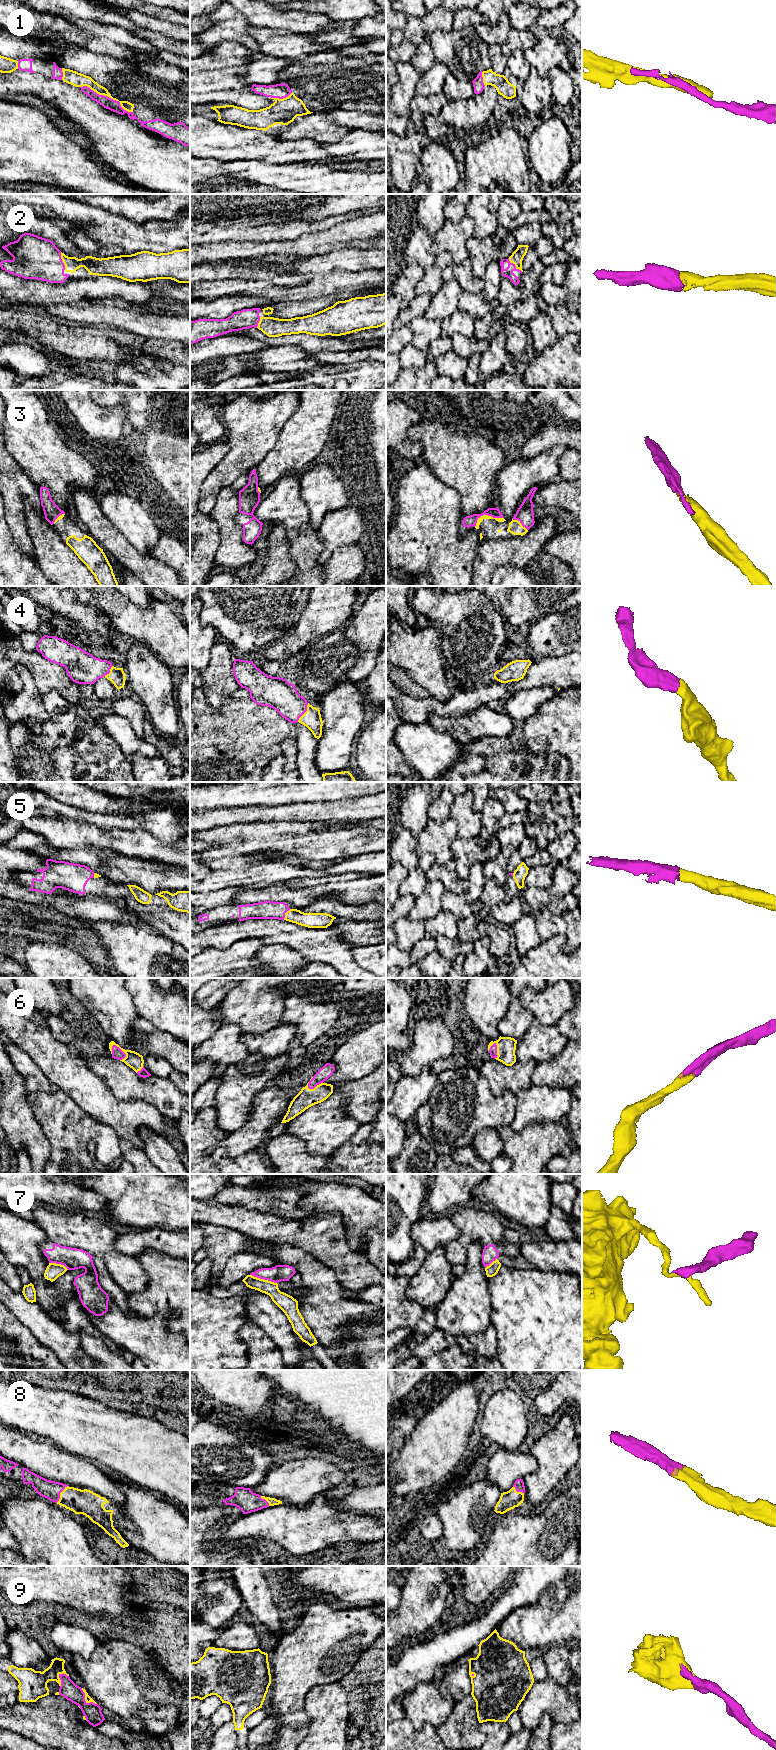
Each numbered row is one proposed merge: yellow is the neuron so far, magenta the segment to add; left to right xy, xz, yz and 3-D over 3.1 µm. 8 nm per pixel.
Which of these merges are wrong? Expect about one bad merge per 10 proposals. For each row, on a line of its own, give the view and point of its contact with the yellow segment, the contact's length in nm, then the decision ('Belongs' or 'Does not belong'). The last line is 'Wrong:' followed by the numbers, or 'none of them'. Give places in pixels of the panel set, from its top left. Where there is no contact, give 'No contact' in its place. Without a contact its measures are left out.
1: Touches yellow at xy (107, 96). Shared border 480 nm. Belongs
2: Touches yellow at yz (515, 265). Shared border 160 nm. Belongs
3: Touches yellow at yz (486, 515). Shared border 240 nm. Belongs
4: Touches yellow at xz (305, 712). Shared border 180 nm. Belongs
5: Touches yellow at xz (285, 914). Shared border 110 nm. Belongs
6: Touches yellow at xy (122, 1050). Shared border 150 nm. Belongs
7: Touches yellow at xz (263, 1279). Shared border 220 nm. Does not belong
8: Touches yellow at xy (60, 1494). Shared border 160 nm. Belongs
9: Touches yellow at xy (85, 1700). Shared border 180 nm. Belongs
Wrong: 7

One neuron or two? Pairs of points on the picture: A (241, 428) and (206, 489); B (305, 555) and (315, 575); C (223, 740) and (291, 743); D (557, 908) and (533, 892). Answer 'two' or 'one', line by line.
A: one
B: one
C: two
D: one

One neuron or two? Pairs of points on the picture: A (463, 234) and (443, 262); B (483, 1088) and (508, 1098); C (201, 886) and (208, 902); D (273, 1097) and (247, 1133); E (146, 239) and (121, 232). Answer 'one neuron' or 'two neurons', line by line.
A: two neurons
B: one neuron
C: two neurons
D: one neuron
E: one neuron

